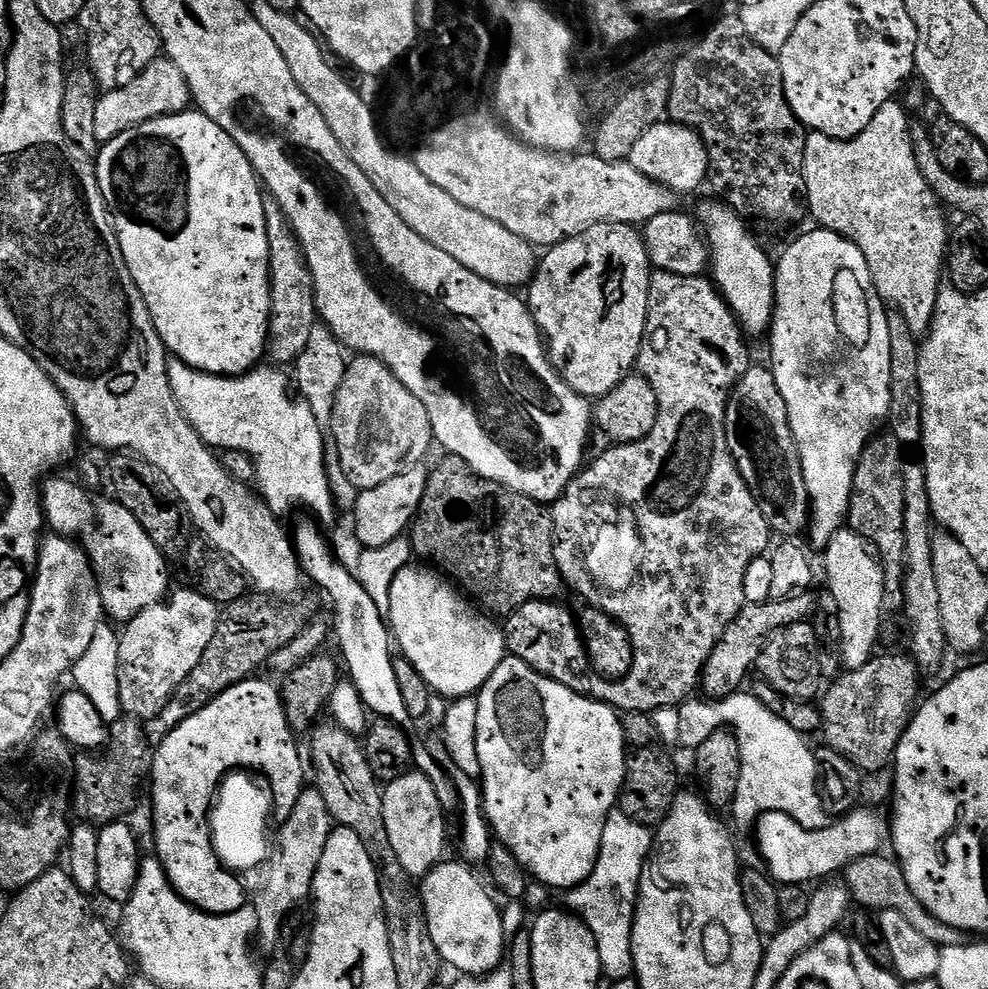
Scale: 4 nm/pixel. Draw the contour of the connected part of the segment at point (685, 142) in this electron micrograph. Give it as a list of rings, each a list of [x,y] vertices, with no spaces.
[[[661,122],[650,126],[629,154],[627,163],[654,182],[664,184],[677,194],[696,192],[709,179],[708,148],[704,140],[692,128],[675,122]]]

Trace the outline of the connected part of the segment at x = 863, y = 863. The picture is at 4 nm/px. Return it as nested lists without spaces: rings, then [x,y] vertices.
[[[884,854],[857,858],[853,864],[843,869],[843,876],[842,880],[847,887],[848,894],[857,905],[860,903],[861,909],[871,910],[876,914],[886,910],[898,910],[898,914],[902,914],[902,918],[906,918],[906,922],[910,922],[910,926],[918,930],[918,934],[924,935],[929,942],[934,942],[939,949],[965,943],[965,933],[959,932],[954,926],[946,926],[938,918],[931,916],[926,906],[922,906],[922,902],[914,898],[914,890],[910,890],[906,882],[904,869],[895,859],[887,860]]]

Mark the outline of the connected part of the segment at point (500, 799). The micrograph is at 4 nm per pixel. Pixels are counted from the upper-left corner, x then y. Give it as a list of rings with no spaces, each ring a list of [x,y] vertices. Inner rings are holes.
[[[505,655],[503,662],[490,674],[476,696],[478,702],[478,762],[480,763],[480,779],[484,798],[484,816],[488,819],[488,827],[492,835],[506,850],[517,859],[529,877],[534,881],[541,880],[552,888],[571,890],[577,887],[594,870],[596,859],[600,853],[602,830],[608,821],[608,815],[617,807],[620,790],[624,787],[624,770],[626,767],[626,745],[620,716],[615,708],[604,704],[601,700],[593,700],[590,696],[583,696],[581,692],[570,690],[562,686],[549,676],[535,672],[529,664],[522,662],[517,656]]]

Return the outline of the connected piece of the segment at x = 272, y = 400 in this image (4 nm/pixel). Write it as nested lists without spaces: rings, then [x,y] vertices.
[[[175,358],[168,361],[168,377],[170,378],[170,390],[174,394],[174,398],[178,402],[178,406],[182,410],[182,414],[186,414],[186,422],[190,422],[190,426],[194,426],[194,430],[203,438],[205,444],[213,450],[238,450],[242,454],[246,454],[256,463],[255,487],[258,489],[259,495],[268,503],[268,509],[277,514],[283,514],[291,510],[295,504],[305,504],[314,515],[315,519],[328,520],[334,515],[334,505],[331,494],[330,482],[327,478],[327,468],[324,465],[324,443],[326,441],[325,431],[318,426],[317,419],[314,418],[313,411],[310,410],[310,403],[301,399],[294,391],[293,381],[290,379],[283,367],[280,366],[257,366],[250,372],[245,372],[242,376],[215,376],[209,372],[199,372],[196,368],[190,367],[186,362]]]

